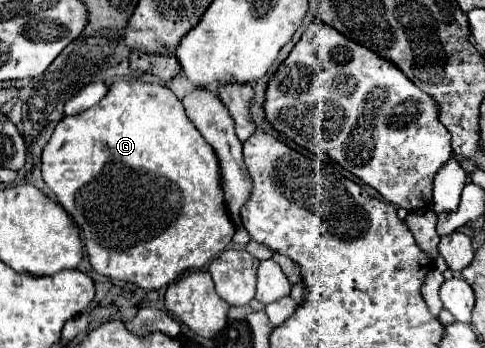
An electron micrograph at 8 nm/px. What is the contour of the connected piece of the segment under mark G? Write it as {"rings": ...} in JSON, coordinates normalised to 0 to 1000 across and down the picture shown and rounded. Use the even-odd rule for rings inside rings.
{"rings":[[[243,230],[202,305],[161,333],[132,333],[91,420],[87,506],[165,649],[190,770],[202,787],[276,810],[301,833],[326,833],[375,782],[416,770],[474,701],[487,667],[462,598],[441,431],[388,345],[363,270],[330,236]]]}

